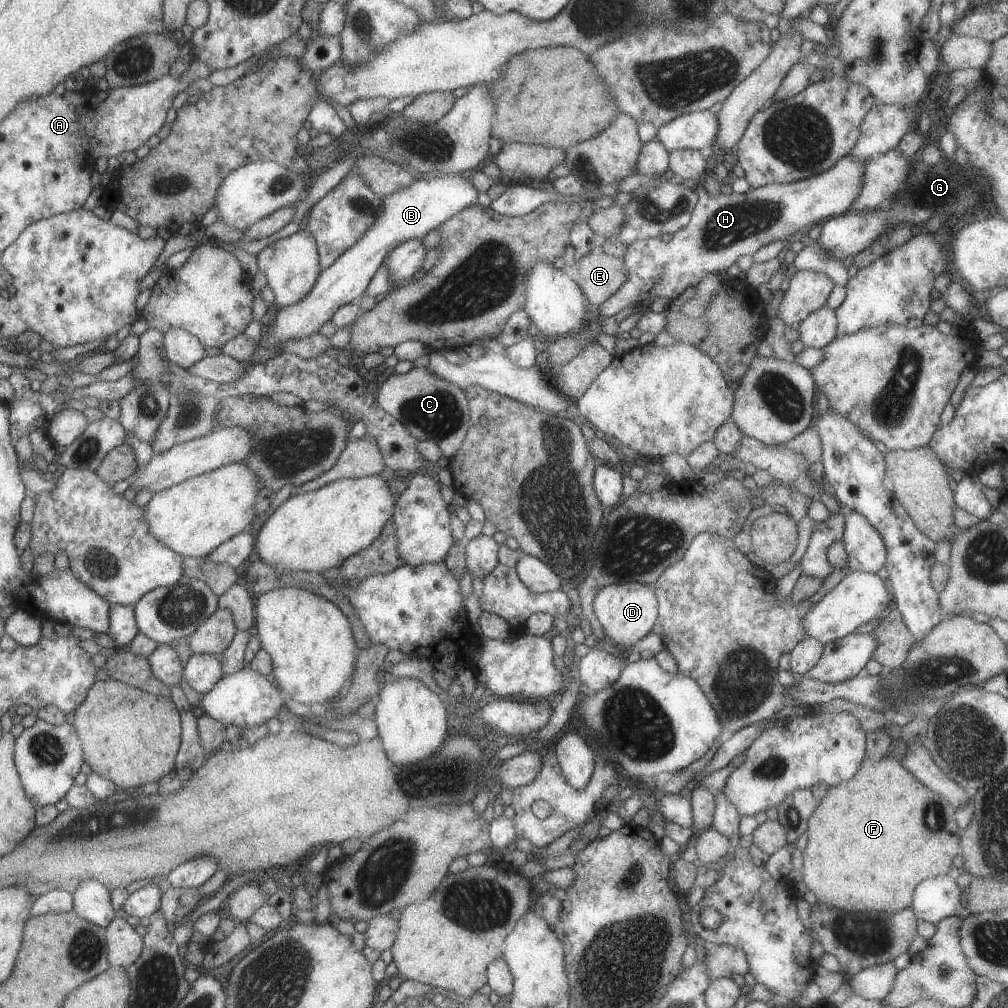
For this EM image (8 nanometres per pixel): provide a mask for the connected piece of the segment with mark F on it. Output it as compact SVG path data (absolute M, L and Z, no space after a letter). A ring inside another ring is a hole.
M885 754L880 759L863 759L857 772L847 781L828 787L825 796L817 803L815 810L810 814L807 827L806 847L802 852L802 881L815 896L817 903L828 907L844 910L846 913L861 911L885 911L892 913L909 907L912 901L914 888L927 877L940 877L951 870L953 858L961 853L960 834L961 830L954 817L954 808L940 794L934 793L919 779L916 779L893 754Z

